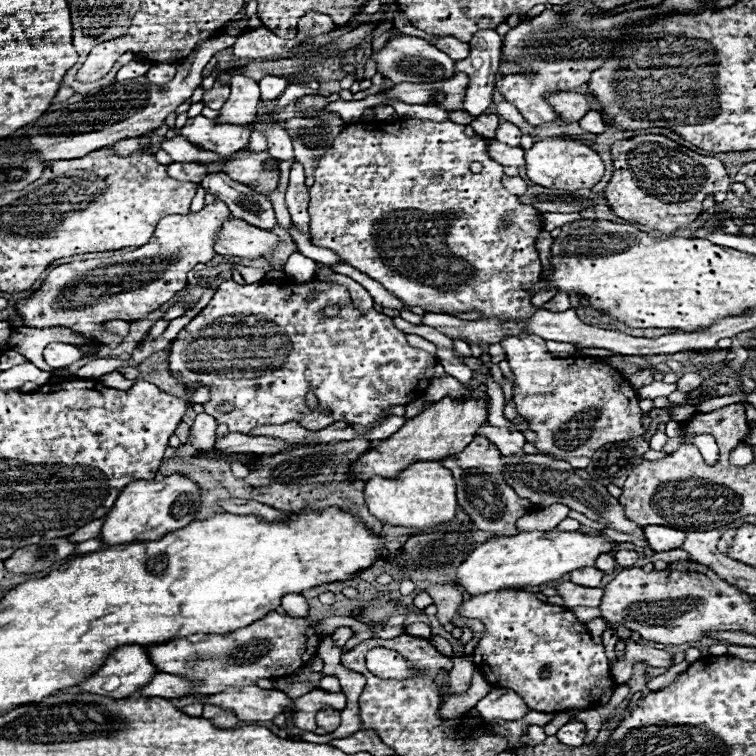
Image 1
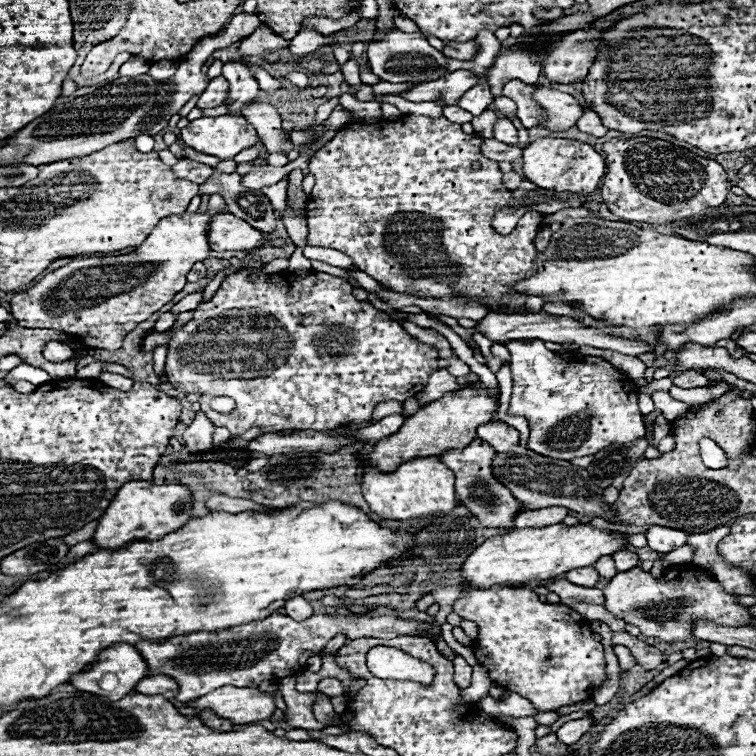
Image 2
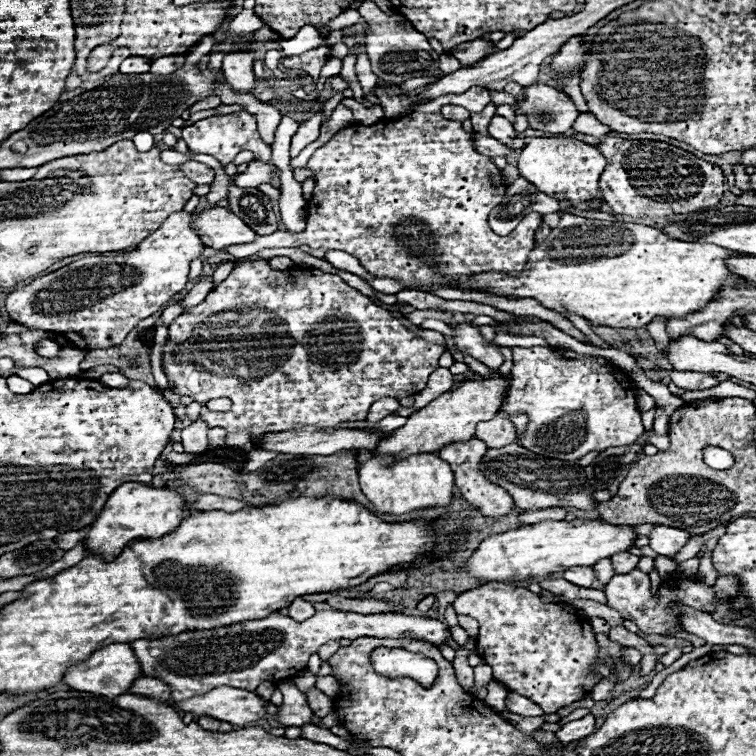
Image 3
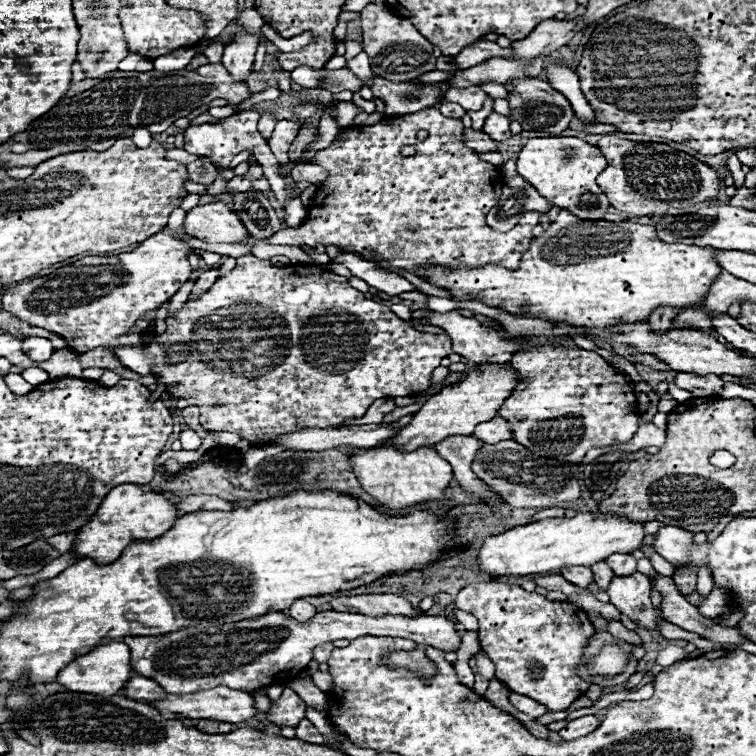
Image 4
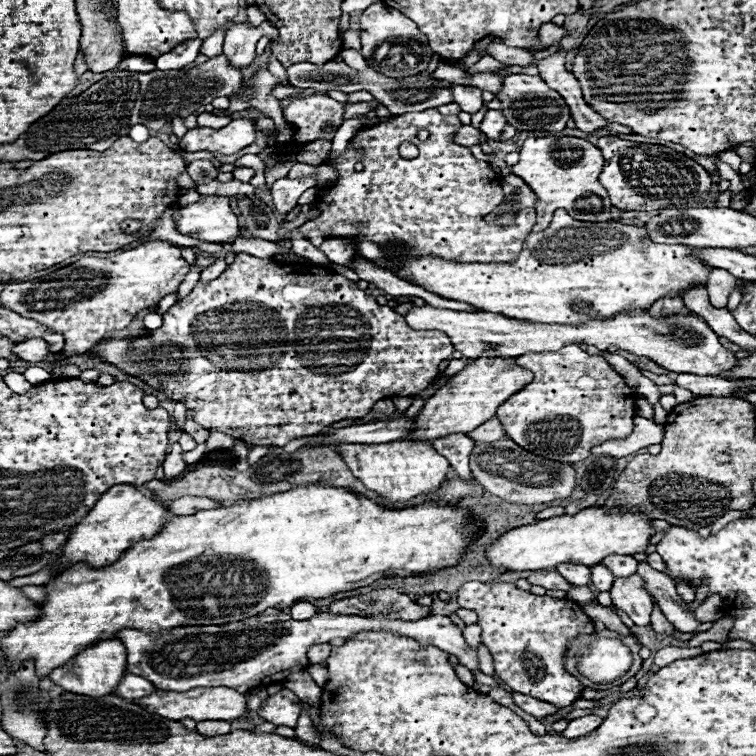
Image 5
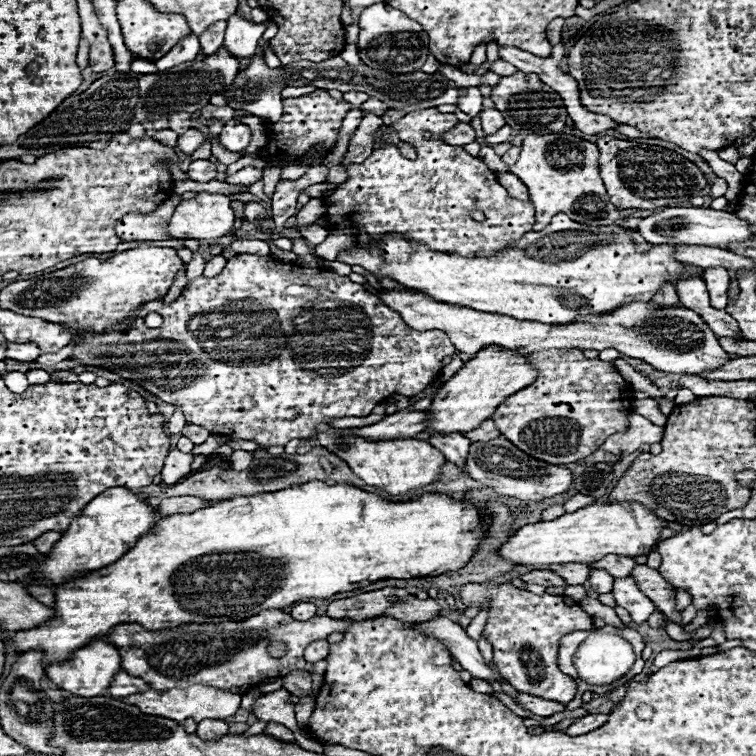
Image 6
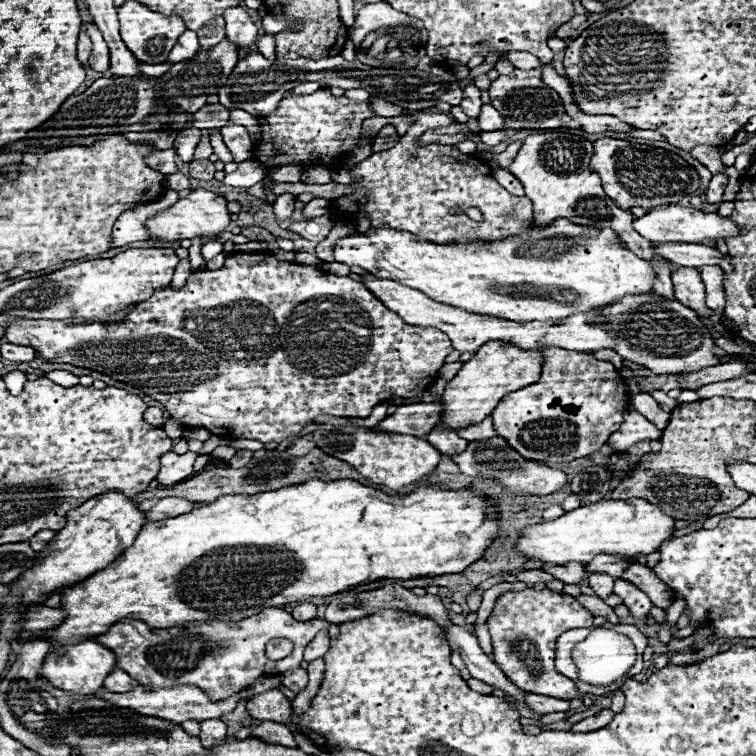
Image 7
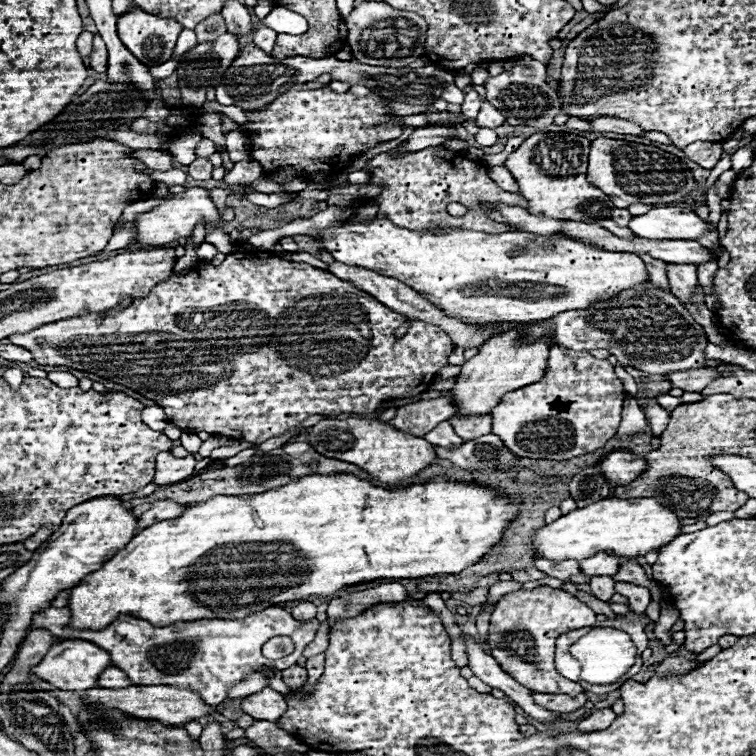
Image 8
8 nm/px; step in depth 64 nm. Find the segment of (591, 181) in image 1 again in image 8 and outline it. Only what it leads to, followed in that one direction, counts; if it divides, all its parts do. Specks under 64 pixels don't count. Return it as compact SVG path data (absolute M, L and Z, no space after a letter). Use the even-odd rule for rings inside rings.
M536 132L506 158L504 166L510 168L514 180L518 182L518 194L528 200L530 212L558 216L558 220L590 220L622 238L634 236L626 228L632 216L628 208L616 208L602 190L594 188L586 180L588 152L590 140L584 136L568 132ZM642 256L644 264L646 264L646 270L648 270L648 276L650 276L650 282L652 284L658 284L666 290L670 290L668 286L668 278L666 278L666 262L662 260L654 260L650 256Z

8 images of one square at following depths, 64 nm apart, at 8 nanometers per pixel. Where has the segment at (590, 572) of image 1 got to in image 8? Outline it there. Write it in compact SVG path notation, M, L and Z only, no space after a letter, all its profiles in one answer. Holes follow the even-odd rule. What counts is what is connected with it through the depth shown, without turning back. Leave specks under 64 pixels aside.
M534 558L534 566L538 570L542 570L544 574L548 576L554 576L554 578L560 578L560 580L568 580L572 574L578 574L580 568L578 568L578 560L560 560L560 562L554 562L554 560L548 560L548 558Z

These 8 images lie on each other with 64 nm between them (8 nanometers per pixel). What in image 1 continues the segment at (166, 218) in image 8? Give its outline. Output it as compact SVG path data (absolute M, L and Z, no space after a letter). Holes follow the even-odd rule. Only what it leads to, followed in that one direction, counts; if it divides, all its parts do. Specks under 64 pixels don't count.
M228 218L222 222L214 250L222 256L242 256L260 258L278 246L278 236L272 232L262 232L238 218Z

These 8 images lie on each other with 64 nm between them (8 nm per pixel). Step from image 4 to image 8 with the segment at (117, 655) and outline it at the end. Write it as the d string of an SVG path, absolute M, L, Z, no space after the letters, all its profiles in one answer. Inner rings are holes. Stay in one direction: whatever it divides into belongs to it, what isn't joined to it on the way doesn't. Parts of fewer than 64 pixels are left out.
M62 640L54 644L36 666L32 666L32 674L36 674L38 678L50 682L60 690L84 692L86 688L96 686L98 676L108 666L110 666L110 656L106 656L106 652L102 652L102 648L98 648L96 644L90 644L86 640Z

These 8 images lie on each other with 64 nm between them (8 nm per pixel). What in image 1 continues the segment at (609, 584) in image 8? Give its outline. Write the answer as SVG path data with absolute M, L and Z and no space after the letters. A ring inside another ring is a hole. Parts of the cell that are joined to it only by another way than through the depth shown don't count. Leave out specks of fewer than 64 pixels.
M602 554L602 556L596 560L596 568L602 570L604 574L612 574L614 568L616 568L616 562L614 562L614 558L612 558L610 554Z

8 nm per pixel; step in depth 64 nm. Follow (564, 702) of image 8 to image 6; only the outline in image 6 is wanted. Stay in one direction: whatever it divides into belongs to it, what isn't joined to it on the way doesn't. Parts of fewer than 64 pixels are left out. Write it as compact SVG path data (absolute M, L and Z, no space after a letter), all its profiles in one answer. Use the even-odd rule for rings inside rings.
M518 694L518 702L532 710L534 714L538 716L552 716L556 712L564 712L566 710L566 704L558 704L554 700L544 700L544 698L538 698L538 696L530 696L530 694Z

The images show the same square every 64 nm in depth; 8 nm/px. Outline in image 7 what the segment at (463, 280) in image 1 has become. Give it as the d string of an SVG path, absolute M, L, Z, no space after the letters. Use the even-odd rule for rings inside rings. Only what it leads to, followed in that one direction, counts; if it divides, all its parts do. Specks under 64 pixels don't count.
M432 110L414 112L416 122L408 128L408 132L400 138L400 142L384 152L368 156L360 162L350 174L354 178L360 176L360 182L352 184L356 194L342 196L334 200L332 212L340 216L340 212L366 214L372 220L372 226L390 226L398 230L408 230L416 236L428 238L436 244L454 244L468 242L468 236L474 234L478 240L500 240L502 236L520 234L530 228L532 220L532 204L526 196L514 196L506 192L492 176L484 162L462 154L452 146L442 144L426 144L416 146L414 140L426 128L440 128L452 124L454 120L444 114L436 114ZM456 206L460 210L478 208L482 212L482 220L470 220L466 214L450 214L450 208Z

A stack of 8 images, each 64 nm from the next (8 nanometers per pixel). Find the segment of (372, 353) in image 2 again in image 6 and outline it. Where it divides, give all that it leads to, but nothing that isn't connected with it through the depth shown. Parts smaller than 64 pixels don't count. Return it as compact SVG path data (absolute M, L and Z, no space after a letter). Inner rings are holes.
M238 254L230 258L224 266L224 270L214 276L198 276L188 282L188 286L182 290L182 294L170 302L164 304L162 298L152 300L150 304L142 304L138 316L134 316L134 324L130 324L124 332L82 332L80 344L74 348L76 352L70 356L78 364L84 366L98 366L110 372L120 374L126 380L134 380L138 384L144 384L144 390L158 396L160 400L176 406L186 416L188 424L198 424L206 428L212 434L226 434L230 438L242 438L242 440L254 440L260 446L286 446L286 442L294 438L312 438L316 434L316 426L324 424L330 418L342 418L342 416L368 416L376 404L380 404L384 398L392 394L400 396L416 396L420 394L440 372L444 356L450 356L456 352L456 348L450 344L448 336L444 332L418 332L402 322L398 312L386 308L378 296L370 294L362 284L352 282L348 276L334 276L334 272L326 272L320 268L302 268L298 264L286 264L278 262L270 256L256 256L256 254ZM156 312L162 316L160 328L148 328L144 324L144 318Z

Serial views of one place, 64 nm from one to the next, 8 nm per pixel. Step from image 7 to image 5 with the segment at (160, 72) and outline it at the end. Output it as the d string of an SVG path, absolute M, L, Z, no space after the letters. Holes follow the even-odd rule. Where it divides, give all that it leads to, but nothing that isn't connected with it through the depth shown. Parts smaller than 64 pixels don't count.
M128 56L126 60L120 62L120 68L128 70L128 72L152 72L154 62L146 60L146 56Z

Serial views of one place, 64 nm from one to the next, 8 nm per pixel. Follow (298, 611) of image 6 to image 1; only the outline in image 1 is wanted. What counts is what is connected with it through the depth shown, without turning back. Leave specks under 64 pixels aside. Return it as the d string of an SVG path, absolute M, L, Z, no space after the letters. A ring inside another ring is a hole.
M286 594L286 598L282 598L282 608L286 610L288 616L296 618L306 618L310 612L306 598L300 594Z

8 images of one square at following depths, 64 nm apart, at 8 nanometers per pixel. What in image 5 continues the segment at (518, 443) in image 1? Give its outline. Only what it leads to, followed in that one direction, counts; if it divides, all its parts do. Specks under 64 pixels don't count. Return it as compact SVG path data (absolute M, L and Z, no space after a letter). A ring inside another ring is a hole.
M496 418L486 420L486 424L480 424L474 432L468 432L468 438L474 442L496 442L506 438L506 432L502 430L502 424Z

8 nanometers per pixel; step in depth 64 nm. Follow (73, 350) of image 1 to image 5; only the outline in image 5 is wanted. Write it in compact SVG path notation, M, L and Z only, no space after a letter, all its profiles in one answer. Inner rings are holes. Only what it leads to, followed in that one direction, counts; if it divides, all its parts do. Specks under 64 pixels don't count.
M26 340L26 342L16 344L12 352L20 360L26 360L26 362L42 362L44 356L48 354L48 344L42 340Z

